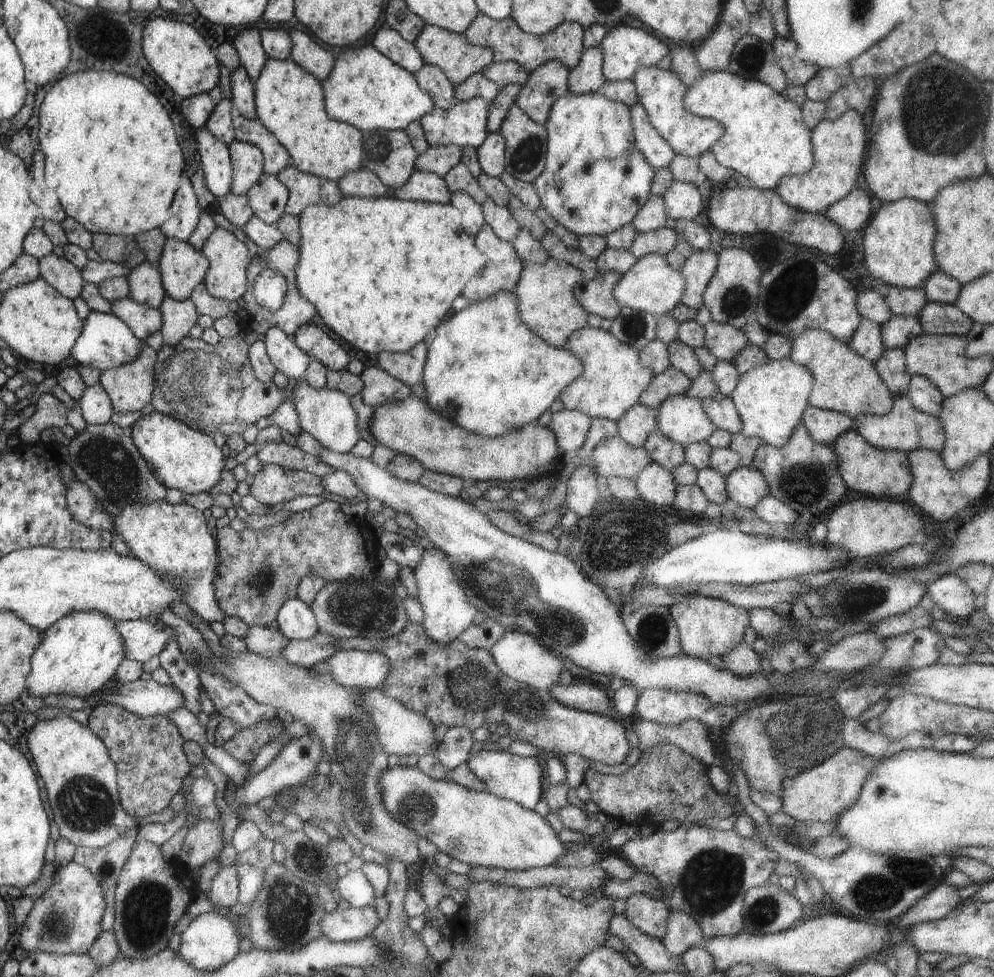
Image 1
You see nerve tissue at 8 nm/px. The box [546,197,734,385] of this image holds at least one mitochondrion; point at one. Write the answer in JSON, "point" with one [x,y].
{"point":[633,327]}

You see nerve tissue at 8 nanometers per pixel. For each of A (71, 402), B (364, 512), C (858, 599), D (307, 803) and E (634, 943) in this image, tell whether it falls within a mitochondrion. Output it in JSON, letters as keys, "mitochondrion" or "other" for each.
{"A":"other","B":"other","C":"mitochondrion","D":"mitochondrion","E":"other"}

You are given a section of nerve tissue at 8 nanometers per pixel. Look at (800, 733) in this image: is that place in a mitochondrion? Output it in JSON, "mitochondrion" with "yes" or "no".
{"mitochondrion":"yes"}

